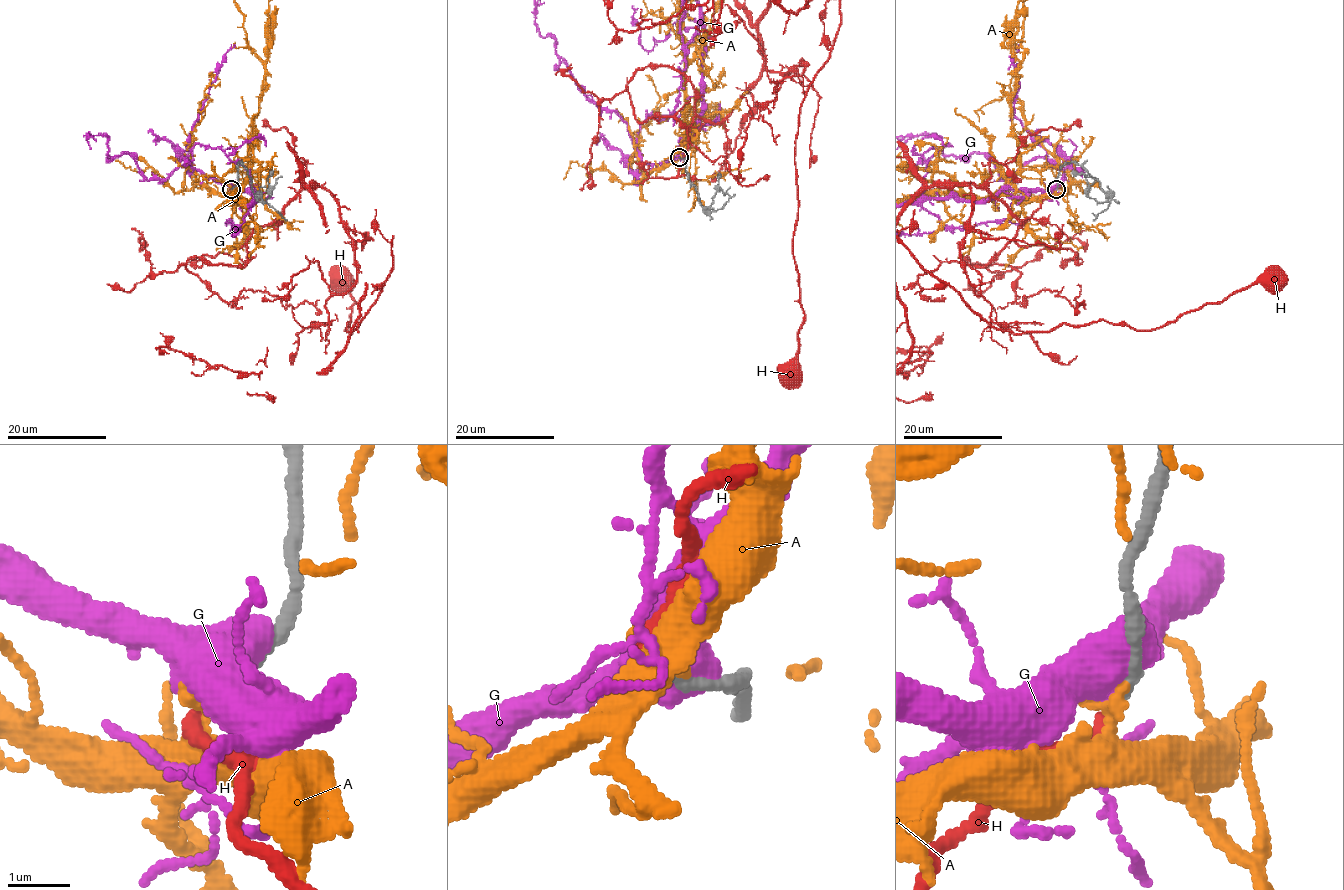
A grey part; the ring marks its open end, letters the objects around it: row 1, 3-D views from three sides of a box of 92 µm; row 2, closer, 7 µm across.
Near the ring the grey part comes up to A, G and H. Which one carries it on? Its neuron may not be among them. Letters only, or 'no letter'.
H

